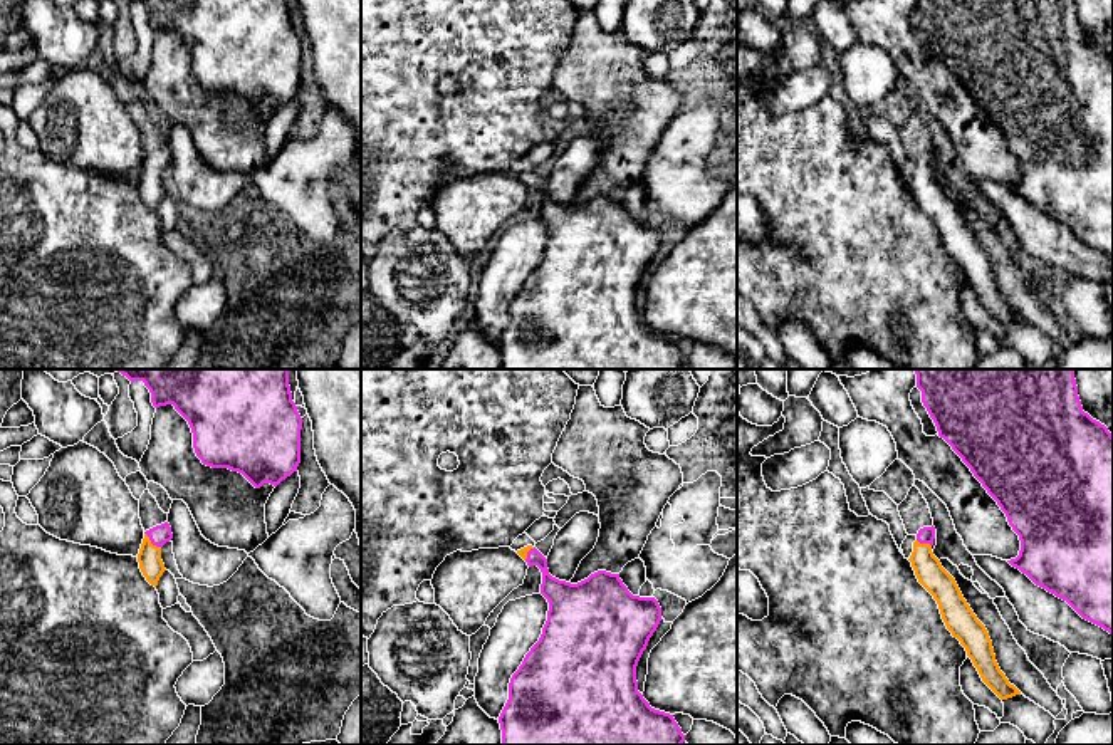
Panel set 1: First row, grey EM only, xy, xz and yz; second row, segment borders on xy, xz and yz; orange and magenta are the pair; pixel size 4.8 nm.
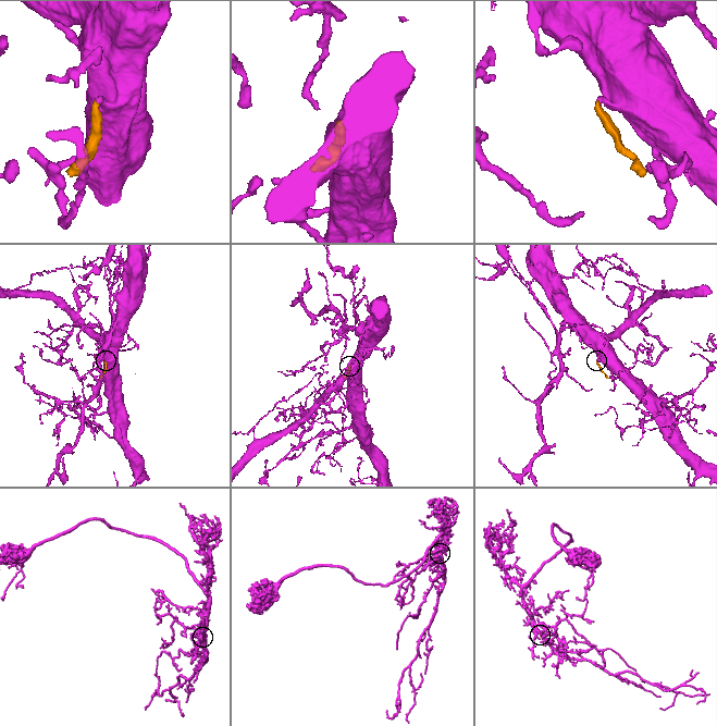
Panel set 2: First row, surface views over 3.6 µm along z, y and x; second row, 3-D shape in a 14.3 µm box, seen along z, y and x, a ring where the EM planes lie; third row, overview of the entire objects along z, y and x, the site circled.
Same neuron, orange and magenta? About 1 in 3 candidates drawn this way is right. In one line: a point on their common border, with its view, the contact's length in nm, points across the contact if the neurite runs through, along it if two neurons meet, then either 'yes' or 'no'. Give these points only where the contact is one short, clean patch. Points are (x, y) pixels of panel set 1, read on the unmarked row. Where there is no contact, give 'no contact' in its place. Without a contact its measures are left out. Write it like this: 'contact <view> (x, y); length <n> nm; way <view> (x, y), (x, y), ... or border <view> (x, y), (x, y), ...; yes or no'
contact xy (150, 166); length 110 nm; way xy (151, 190), (150, 166), (160, 158); yes

